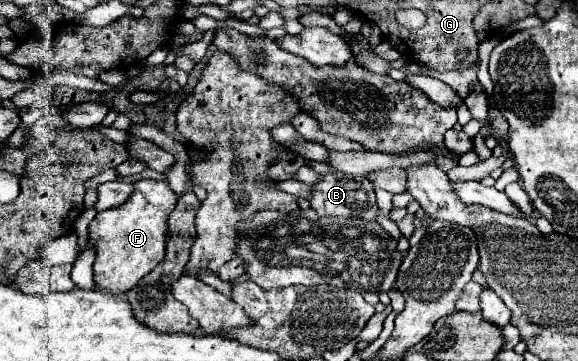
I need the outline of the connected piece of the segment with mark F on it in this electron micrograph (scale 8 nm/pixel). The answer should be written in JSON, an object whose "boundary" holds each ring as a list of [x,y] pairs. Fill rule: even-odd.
{"boundary":[[[139,180],[129,200],[117,208],[99,212],[89,224],[89,242],[95,246],[95,284],[113,294],[129,292],[145,274],[165,258],[167,218],[175,210],[177,196],[167,182]]]}

